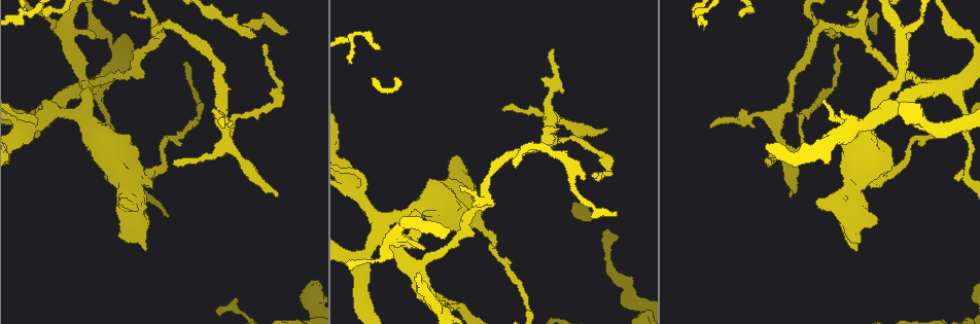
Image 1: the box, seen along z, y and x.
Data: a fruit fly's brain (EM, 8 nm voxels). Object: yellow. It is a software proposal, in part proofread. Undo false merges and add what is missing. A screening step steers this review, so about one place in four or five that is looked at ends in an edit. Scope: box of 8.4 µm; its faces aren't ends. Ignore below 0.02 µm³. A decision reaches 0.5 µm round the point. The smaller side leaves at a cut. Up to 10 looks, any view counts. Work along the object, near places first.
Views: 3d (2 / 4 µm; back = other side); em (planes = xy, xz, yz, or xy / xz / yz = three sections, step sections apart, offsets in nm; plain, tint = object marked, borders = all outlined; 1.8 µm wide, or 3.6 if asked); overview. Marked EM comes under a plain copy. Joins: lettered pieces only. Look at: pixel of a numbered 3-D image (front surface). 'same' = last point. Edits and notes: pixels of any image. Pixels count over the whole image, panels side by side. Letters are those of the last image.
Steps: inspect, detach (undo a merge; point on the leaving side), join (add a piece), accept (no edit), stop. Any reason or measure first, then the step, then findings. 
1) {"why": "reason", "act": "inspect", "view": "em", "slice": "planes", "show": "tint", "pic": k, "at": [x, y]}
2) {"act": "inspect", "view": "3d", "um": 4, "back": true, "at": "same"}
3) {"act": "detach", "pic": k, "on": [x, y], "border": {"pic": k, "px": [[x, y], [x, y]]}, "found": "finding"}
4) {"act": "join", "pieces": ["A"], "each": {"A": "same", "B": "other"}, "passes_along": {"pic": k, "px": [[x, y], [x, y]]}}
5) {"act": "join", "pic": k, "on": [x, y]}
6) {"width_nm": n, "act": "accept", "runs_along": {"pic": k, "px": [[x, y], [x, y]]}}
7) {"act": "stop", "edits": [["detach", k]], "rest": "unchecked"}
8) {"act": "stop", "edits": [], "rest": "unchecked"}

{"why": "an open end", "act": "inspect", "view": "3d", "um": 4, "pic": 1, "at": [504, 110]}

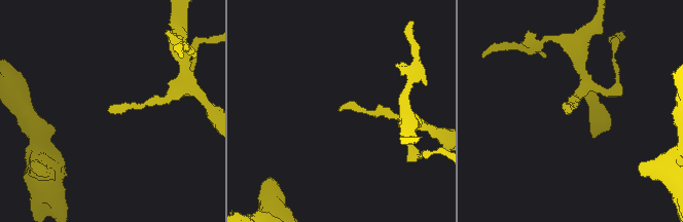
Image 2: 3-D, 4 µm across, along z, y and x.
{"why": "need the tissue", "act": "inspect", "view": "em", "slice": "planes", "show": "borders", "pic": 2, "at": [571, 109]}

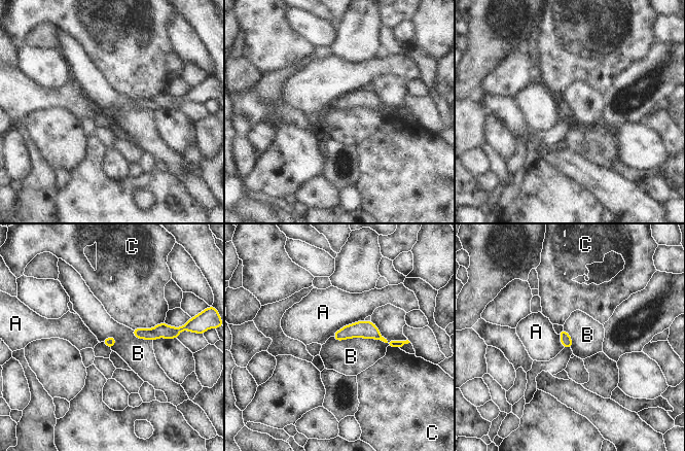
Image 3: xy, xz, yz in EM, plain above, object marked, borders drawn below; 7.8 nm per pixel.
{"act": "accept", "each": {"A": "other", "B": "other", "C": "other"}, "runs_along": {"pic": 3, "px": [[336, 335], [372, 332], [389, 343], [400, 343]]}, "found": "none of them fits"}

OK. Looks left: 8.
{"why": "an open end", "act": "inspect", "view": "3d", "um": 4, "pic": 1, "at": [277, 194]}

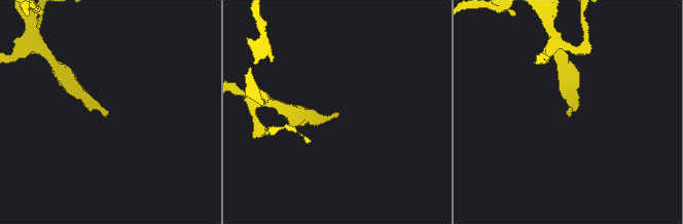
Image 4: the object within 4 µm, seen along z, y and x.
{"why": "now the EM", "act": "inspect", "view": "em", "slice": "xz", "step": 8, "show": "tint", "pic": 4, "at": [338, 115]}

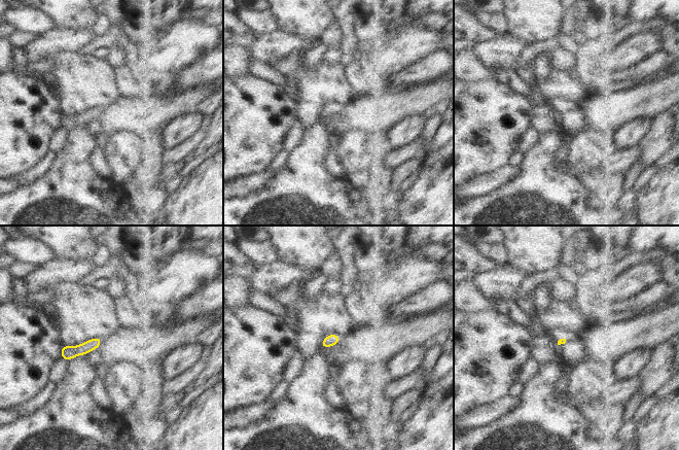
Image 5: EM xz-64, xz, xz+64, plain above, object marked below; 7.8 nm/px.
{"why": "cut it another way", "act": "inspect", "view": "em", "slice": "planes", "show": "borders", "at": "same"}

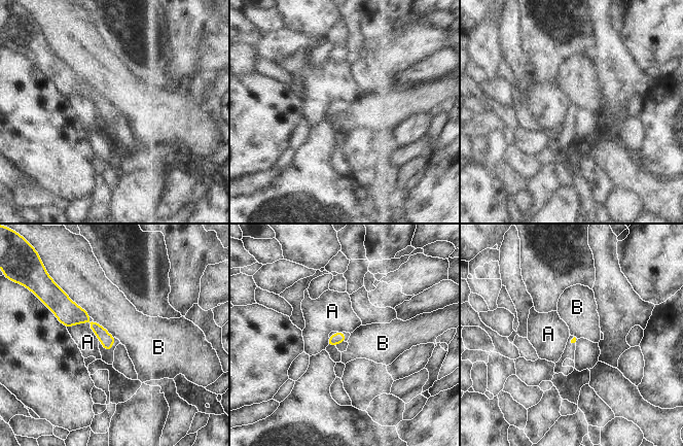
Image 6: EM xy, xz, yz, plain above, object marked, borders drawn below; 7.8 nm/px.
{"longest_contact_nm": ["B", 300], "act": "accept", "each": {"A": "other", "B": "other"}, "found": "no lettered piece goes on from it"}

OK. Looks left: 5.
{"why": "branch stops here", "act": "inspect", "view": "3d", "um": 2, "pic": 1, "at": [554, 49]}

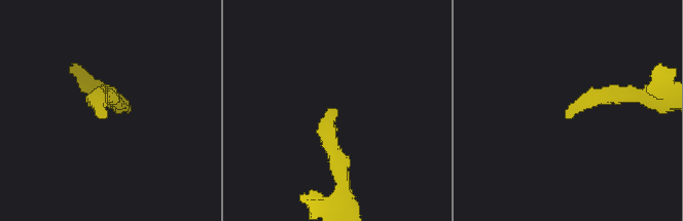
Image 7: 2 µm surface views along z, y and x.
{"why": "now the EM", "act": "inspect", "view": "em", "slice": "xy", "step": 16, "show": "tint", "pic": 7, "at": [96, 114]}

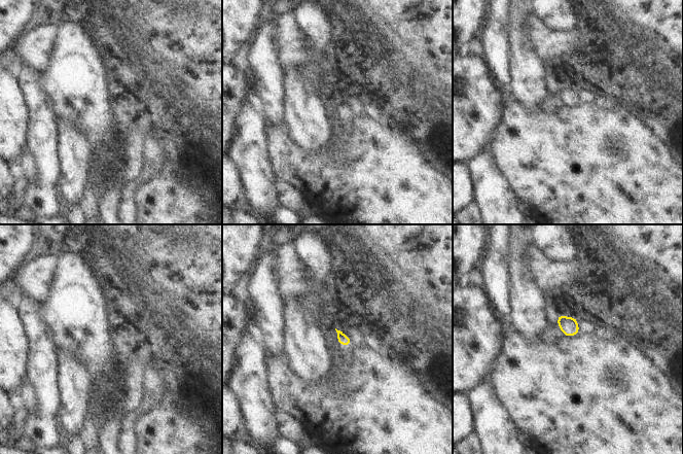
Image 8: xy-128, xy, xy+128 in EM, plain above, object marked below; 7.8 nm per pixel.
{"act": "inspect", "view": "em", "slice": "planes", "show": "borders", "at": "same"}

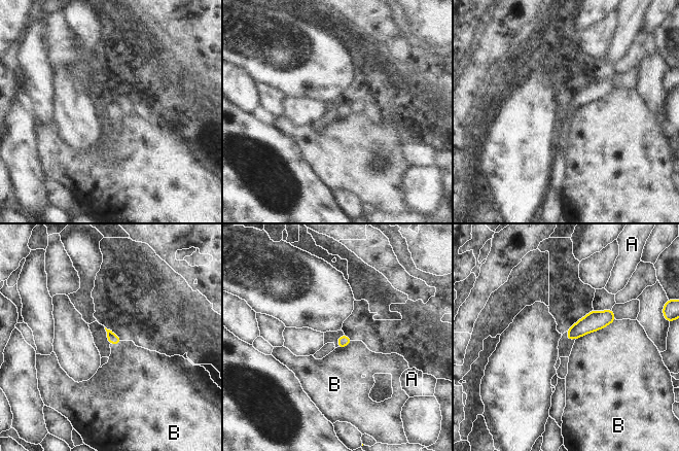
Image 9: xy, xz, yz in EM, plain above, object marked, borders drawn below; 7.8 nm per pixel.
{"act": "accept", "each": {"A": "other", "B": "other"}, "border": {"pic": 9, "px": [[615, 319], [603, 327], [576, 339]]}, "found": "no lettered piece goes on from it"}

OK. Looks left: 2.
{"why": "branch point", "act": "inspect", "view": "em", "slice": "planes", "show": "tint", "pic": 1, "at": [900, 35]}

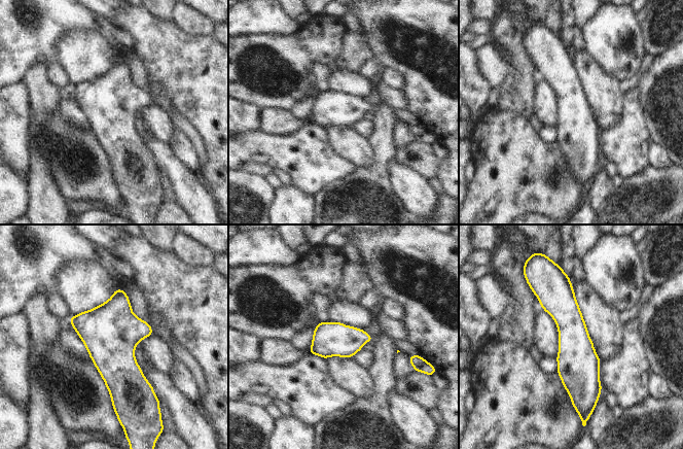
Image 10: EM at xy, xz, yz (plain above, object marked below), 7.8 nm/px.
{"act": "inspect", "view": "em", "slice": "planes", "show": "borders", "at": "same"}

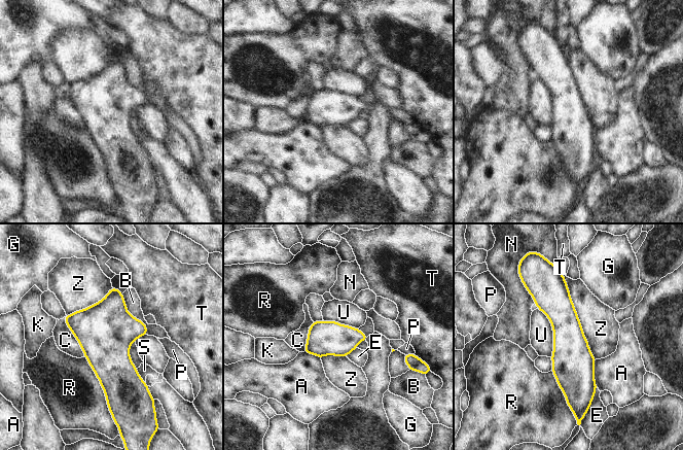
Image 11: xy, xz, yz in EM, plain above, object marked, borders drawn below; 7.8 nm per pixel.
{"act": "accept", "each": {"A": "other", "B": "other", "C": "other", "E": "other", "G": "other", "K": "other", "N": "other", "P": "other", "R": "other", "S": "other", "T": "other", "U": "other", "Z": "other"}, "border": {"pic": 11, "px": [[538, 308], [552, 329], [551, 356]]}, "found": "all the same cell"}

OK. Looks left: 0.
{"act": "stop", "edits": [], "rest": "unchecked"}

